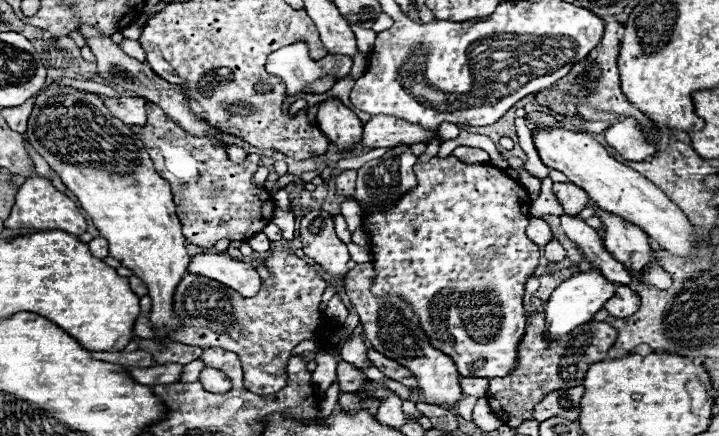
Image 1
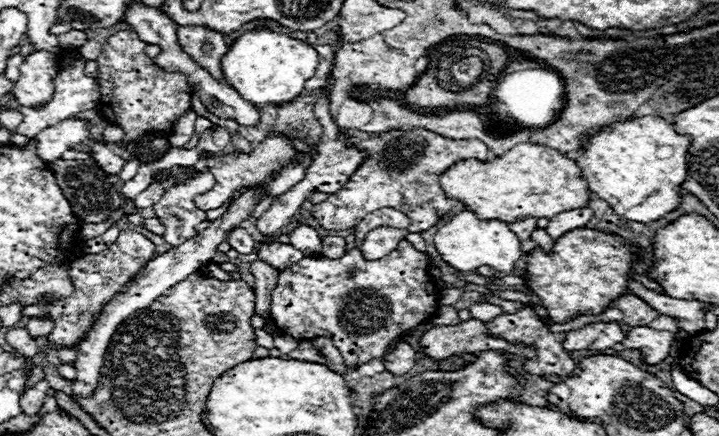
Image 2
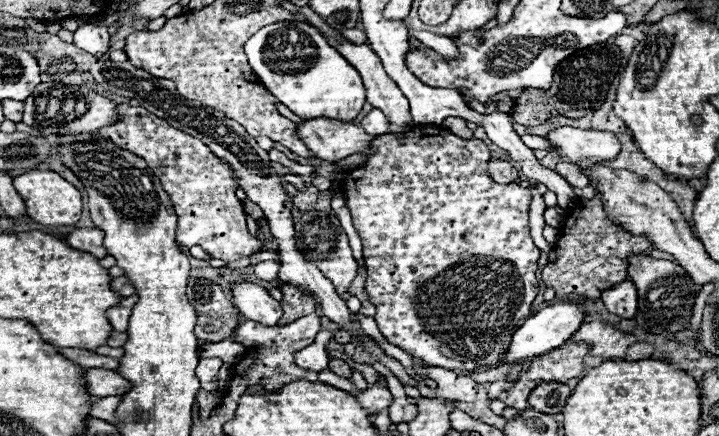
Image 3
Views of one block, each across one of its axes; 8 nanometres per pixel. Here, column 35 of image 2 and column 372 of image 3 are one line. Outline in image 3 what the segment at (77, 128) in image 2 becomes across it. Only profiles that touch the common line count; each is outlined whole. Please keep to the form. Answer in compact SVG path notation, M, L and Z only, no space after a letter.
M310 118L296 124L296 132L306 148L320 160L338 162L350 154L370 154L374 136L366 134L362 126L340 122L332 118Z

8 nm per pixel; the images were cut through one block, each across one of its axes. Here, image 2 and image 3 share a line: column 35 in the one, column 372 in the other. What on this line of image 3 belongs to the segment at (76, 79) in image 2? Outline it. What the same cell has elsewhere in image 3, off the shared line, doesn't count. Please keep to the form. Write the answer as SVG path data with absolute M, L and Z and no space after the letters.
M372 108L370 114L362 120L362 128L364 128L368 134L372 134L372 136L376 137L388 133L389 122L380 110Z

